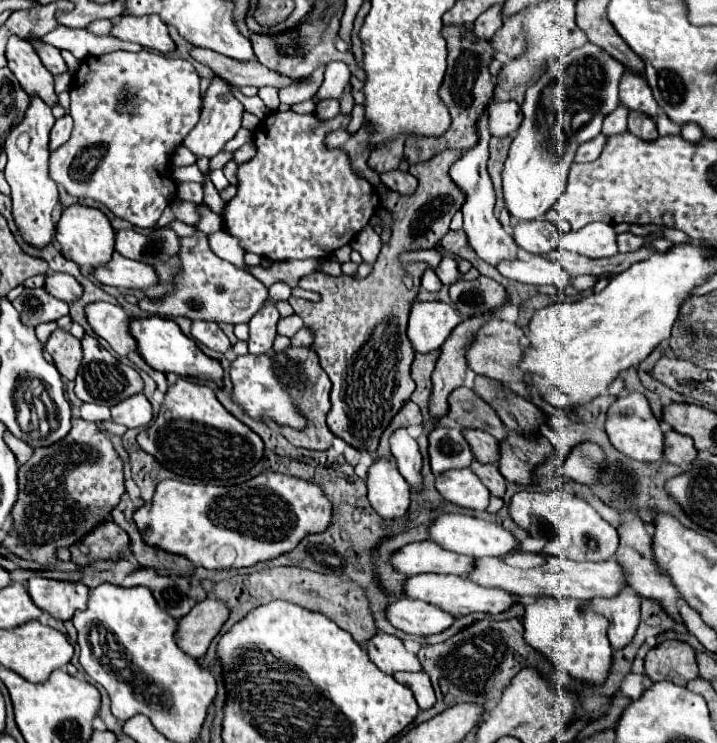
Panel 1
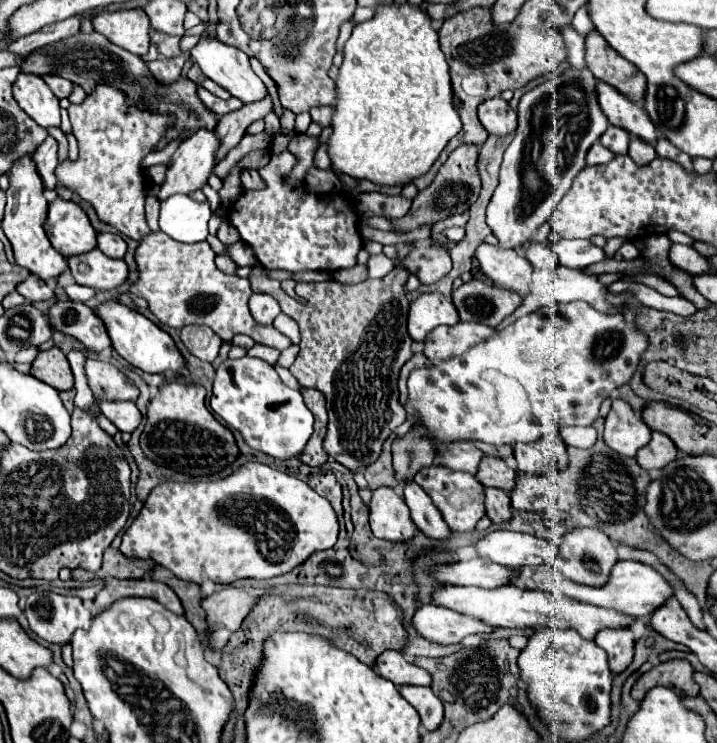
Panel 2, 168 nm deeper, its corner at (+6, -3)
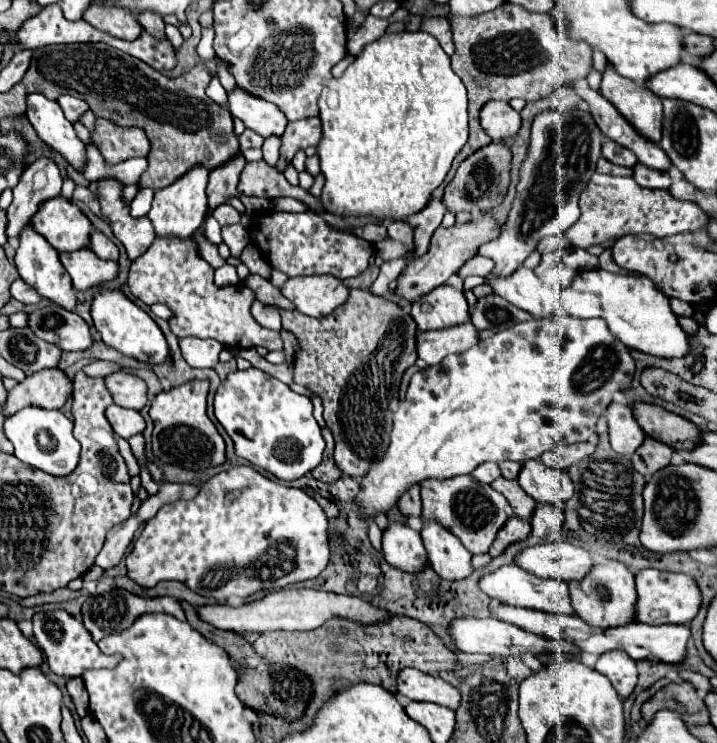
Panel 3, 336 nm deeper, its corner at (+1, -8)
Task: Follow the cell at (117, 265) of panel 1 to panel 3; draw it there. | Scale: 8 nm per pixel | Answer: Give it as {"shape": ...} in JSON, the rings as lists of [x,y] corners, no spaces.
{"shape":[[[77,249],[71,253],[59,253],[59,261],[71,277],[75,291],[85,291],[111,281],[117,275],[115,261],[103,261],[89,249]]]}

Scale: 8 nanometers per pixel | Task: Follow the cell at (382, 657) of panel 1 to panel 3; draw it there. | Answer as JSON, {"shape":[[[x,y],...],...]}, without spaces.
{"shape":[[[403,669],[397,679],[397,689],[411,701],[437,703],[449,707],[451,711],[457,711],[461,703],[461,693],[453,685],[449,685],[441,677],[433,677],[417,669]]]}

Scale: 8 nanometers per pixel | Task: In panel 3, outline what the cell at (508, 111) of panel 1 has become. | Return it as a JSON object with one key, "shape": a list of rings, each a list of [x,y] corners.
{"shape":[[[489,101],[481,109],[481,127],[491,135],[493,141],[503,141],[519,131],[521,117],[509,103]]]}

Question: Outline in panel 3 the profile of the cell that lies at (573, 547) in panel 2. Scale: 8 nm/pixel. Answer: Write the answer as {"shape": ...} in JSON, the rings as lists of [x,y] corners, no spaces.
{"shape":[[[607,561],[595,565],[583,581],[569,583],[569,589],[571,589],[571,603],[575,607],[575,613],[593,627],[609,629],[635,621],[635,603],[637,603],[635,579],[633,573],[619,561]]]}

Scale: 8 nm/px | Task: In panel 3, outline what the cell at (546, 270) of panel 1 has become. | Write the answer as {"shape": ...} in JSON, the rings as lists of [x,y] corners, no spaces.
{"shape":[[[557,265],[551,271],[551,279],[559,283],[561,289],[561,305],[563,309],[579,319],[605,319],[613,337],[617,337],[625,347],[653,355],[663,359],[679,359],[681,355],[689,355],[689,335],[681,329],[677,315],[671,311],[669,297],[645,275],[615,275],[603,269],[591,269],[577,273]]]}

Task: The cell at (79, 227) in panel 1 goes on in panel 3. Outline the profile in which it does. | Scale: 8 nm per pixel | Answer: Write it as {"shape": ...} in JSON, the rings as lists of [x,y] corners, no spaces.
{"shape":[[[57,195],[47,199],[31,217],[31,227],[47,239],[51,247],[61,251],[77,251],[89,245],[89,219],[79,207]]]}

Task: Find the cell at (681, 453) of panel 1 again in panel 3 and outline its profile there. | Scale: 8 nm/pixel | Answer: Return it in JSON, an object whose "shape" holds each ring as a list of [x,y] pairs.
{"shape":[[[645,437],[643,445],[633,453],[631,463],[633,463],[633,467],[635,467],[637,473],[641,473],[641,475],[653,475],[659,469],[663,469],[663,467],[669,465],[671,455],[673,455],[671,447],[667,447],[661,441],[655,441],[651,437]]]}

